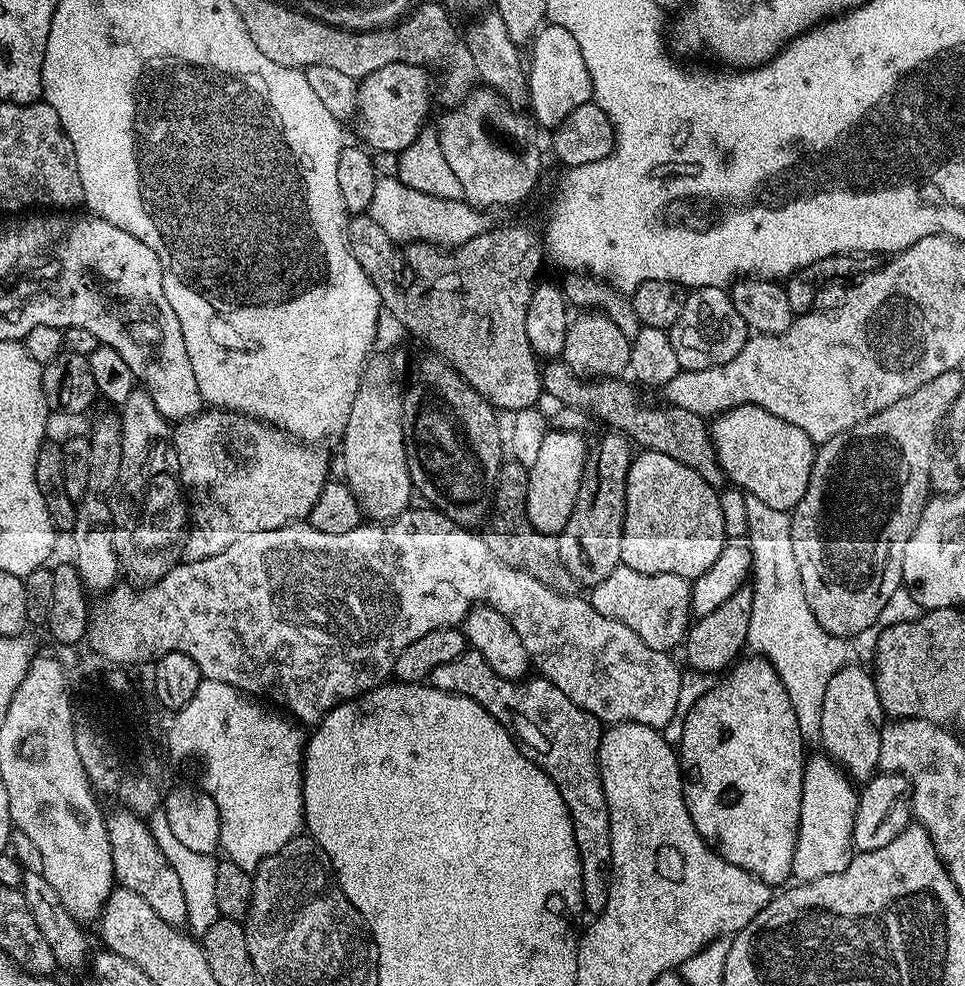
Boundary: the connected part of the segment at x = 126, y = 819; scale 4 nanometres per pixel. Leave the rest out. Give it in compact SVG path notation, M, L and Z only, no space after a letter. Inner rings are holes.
M116 810L108 812L106 823L112 847L112 874L115 883L122 888L134 890L162 918L162 922L177 926L187 925L186 898L182 895L182 882L174 874L174 866L166 862L166 854L158 846L151 827L135 812Z

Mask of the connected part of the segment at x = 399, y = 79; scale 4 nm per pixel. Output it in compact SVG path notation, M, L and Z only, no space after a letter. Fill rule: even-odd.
M392 63L359 81L357 107L363 138L361 141L371 151L399 154L423 131L423 122L430 108L430 80L427 72L424 66Z

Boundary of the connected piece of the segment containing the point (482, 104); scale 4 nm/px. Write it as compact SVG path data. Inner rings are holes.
M487 86L477 87L459 106L448 110L452 112L446 113L440 128L435 129L454 178L462 182L463 199L481 210L522 203L540 180L540 156L532 145L533 121L511 112L507 104L500 93Z

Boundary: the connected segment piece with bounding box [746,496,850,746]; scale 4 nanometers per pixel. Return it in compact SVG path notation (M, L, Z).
M748 496L746 514L750 514L746 540L752 551L752 613L747 647L772 663L778 678L782 678L782 686L786 686L786 694L790 694L800 732L809 745L816 746L821 743L826 688L834 674L849 663L850 648L841 637L823 628L818 618L814 618L810 602L806 602L798 558L794 558L791 515L758 502L756 496Z

